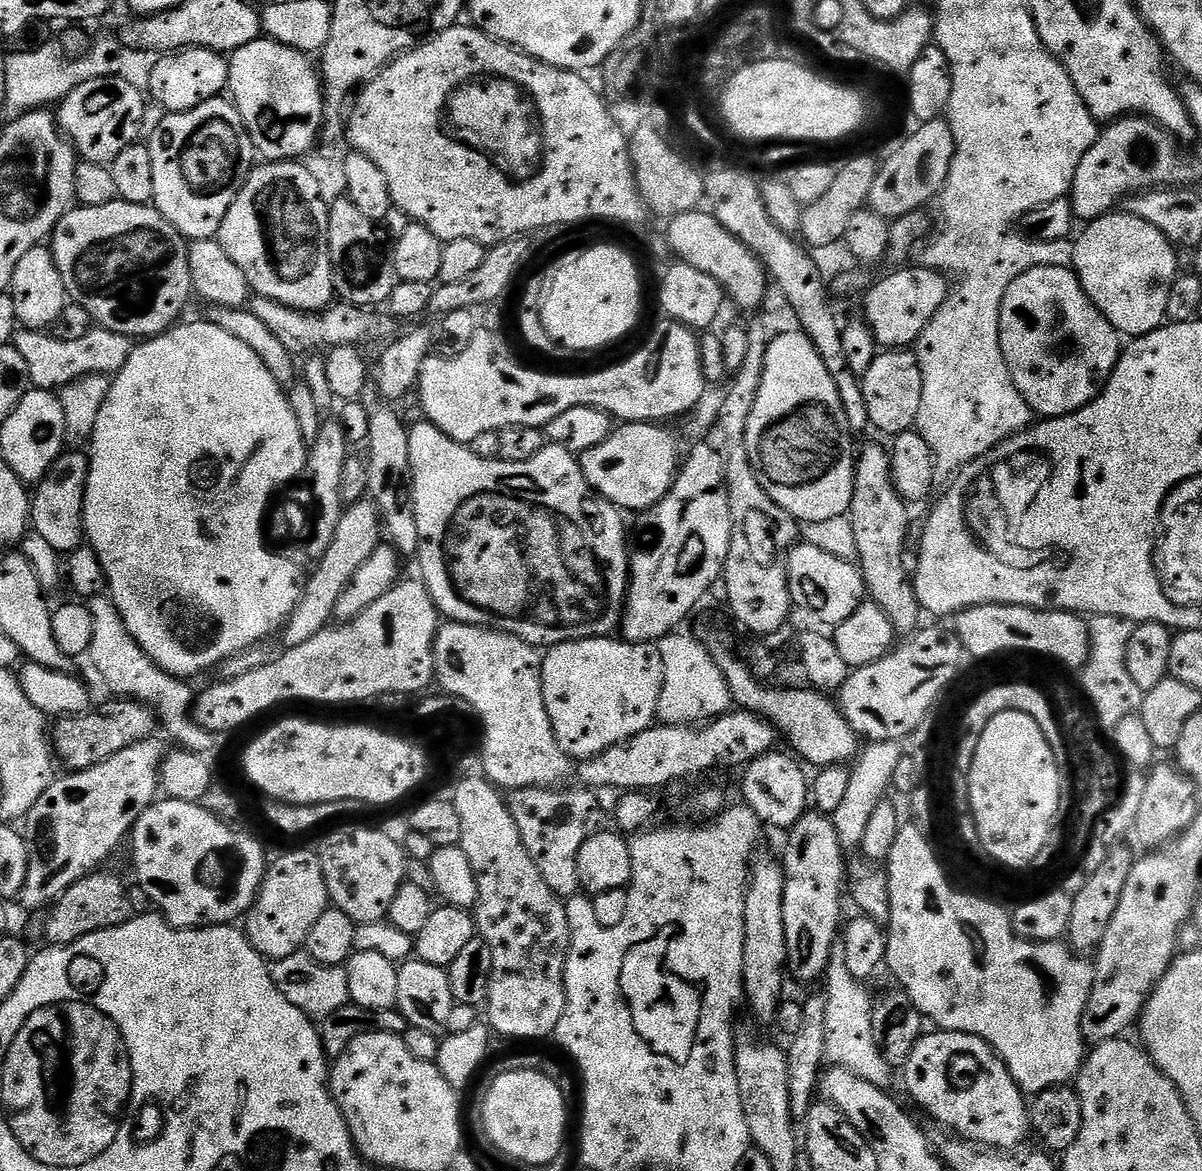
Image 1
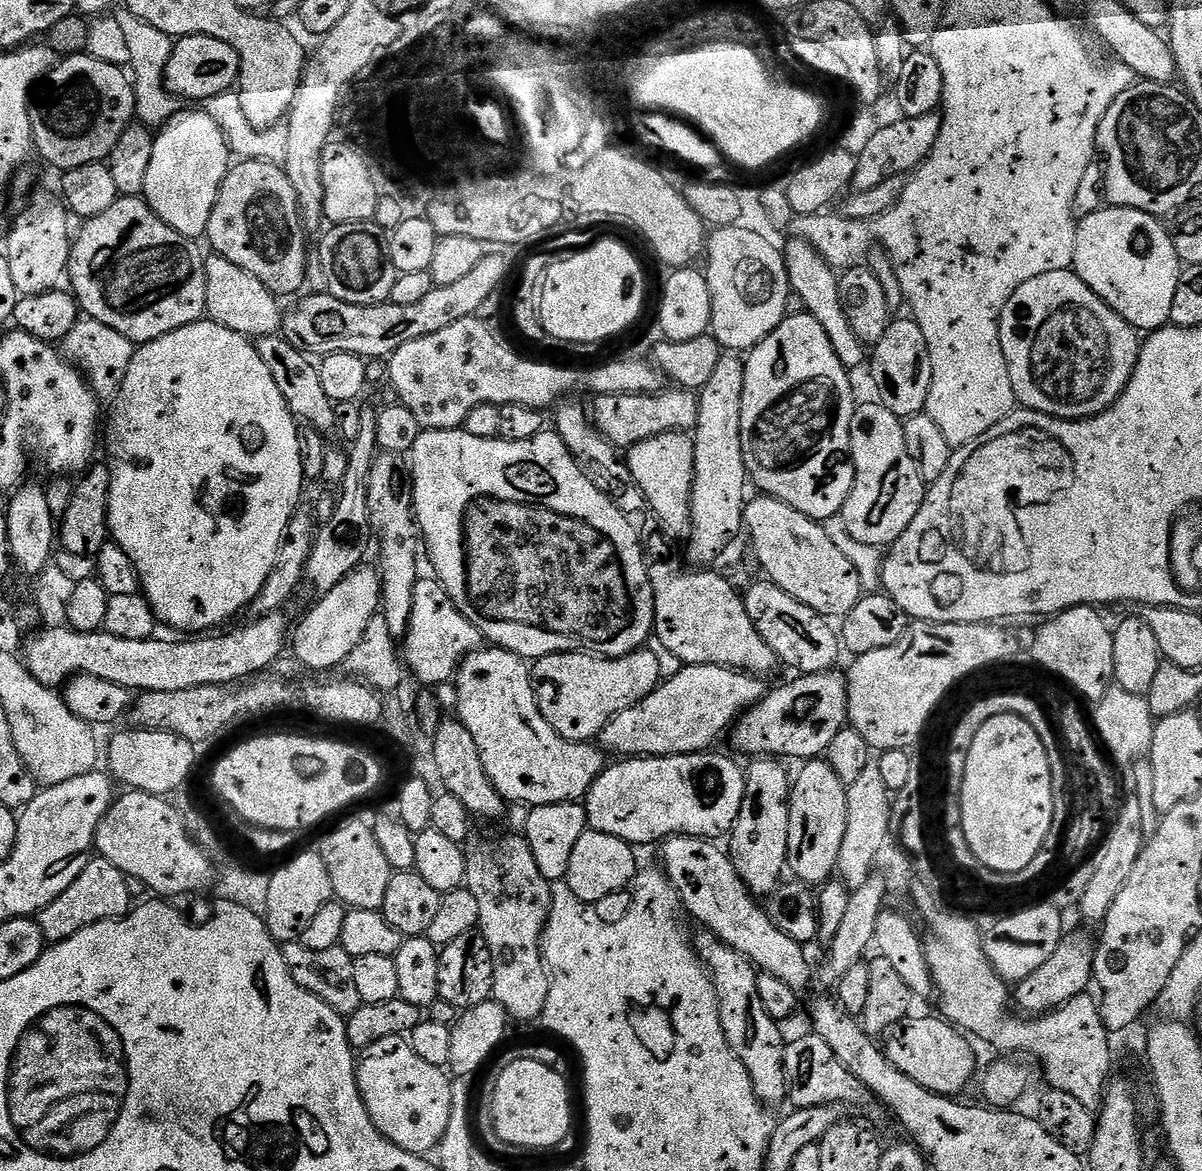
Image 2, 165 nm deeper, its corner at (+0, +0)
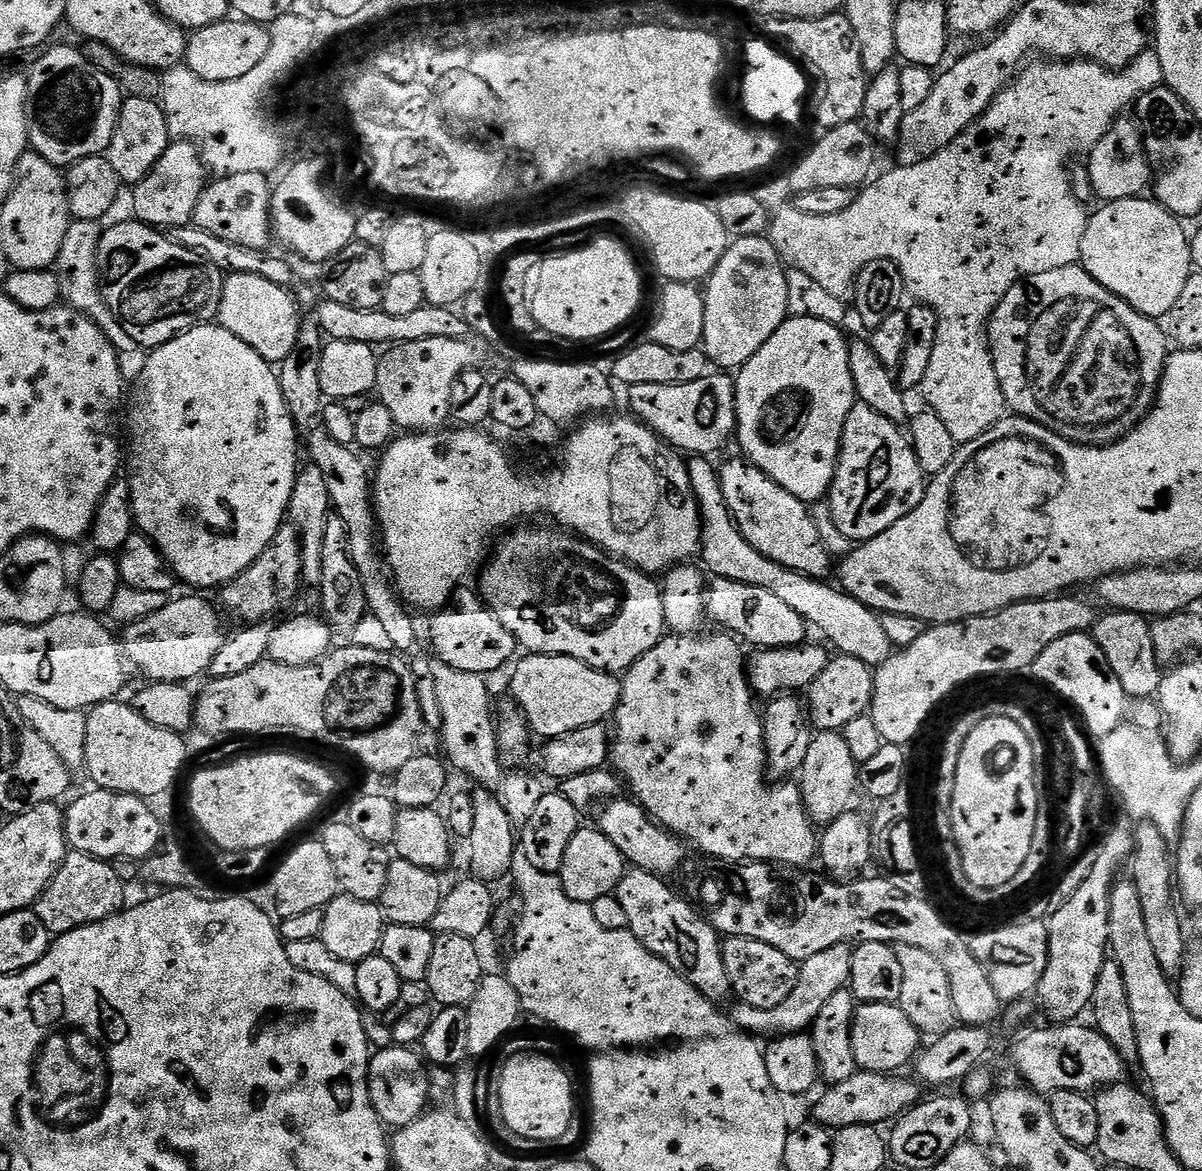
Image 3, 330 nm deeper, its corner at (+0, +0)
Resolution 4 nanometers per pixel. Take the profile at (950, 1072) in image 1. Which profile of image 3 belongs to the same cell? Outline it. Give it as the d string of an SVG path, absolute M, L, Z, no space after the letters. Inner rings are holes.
M874 1002L860 1004L852 1022L852 1045L854 1046L854 1062L862 1072L882 1072L896 1074L904 1067L911 1065L921 1051L922 1033L906 1018L899 1003L887 1004Z

